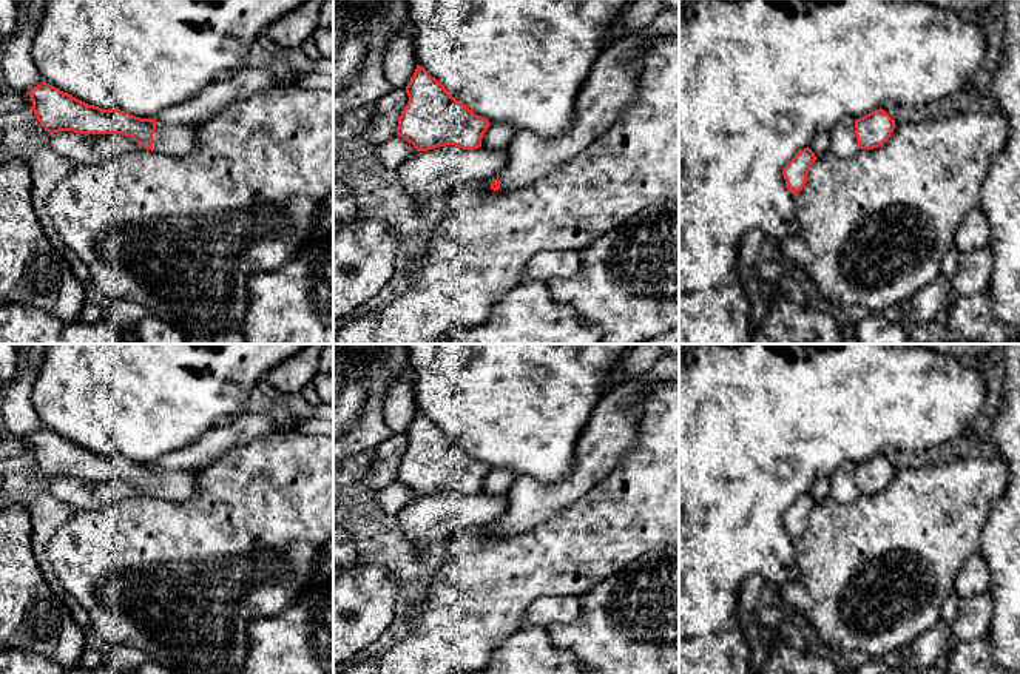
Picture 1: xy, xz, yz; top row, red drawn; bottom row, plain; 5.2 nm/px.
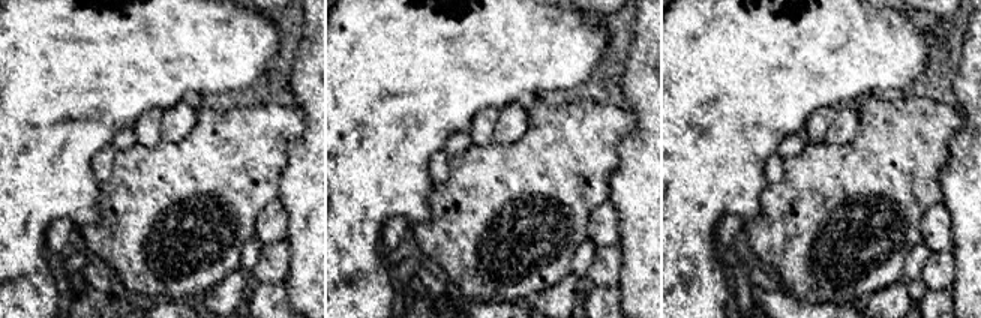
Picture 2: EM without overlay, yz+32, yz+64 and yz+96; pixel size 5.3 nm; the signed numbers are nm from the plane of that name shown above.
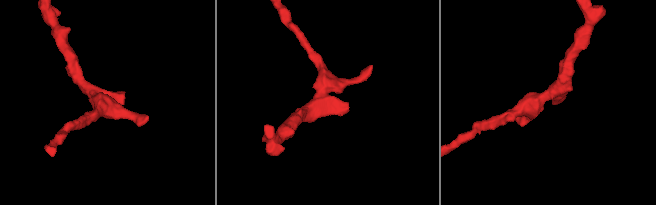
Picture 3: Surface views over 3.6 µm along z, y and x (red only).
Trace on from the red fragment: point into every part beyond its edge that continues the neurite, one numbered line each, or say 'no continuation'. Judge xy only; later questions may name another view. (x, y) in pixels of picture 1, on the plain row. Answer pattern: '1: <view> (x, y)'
1: xy (173, 486)

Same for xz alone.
1: xz (613, 427)

